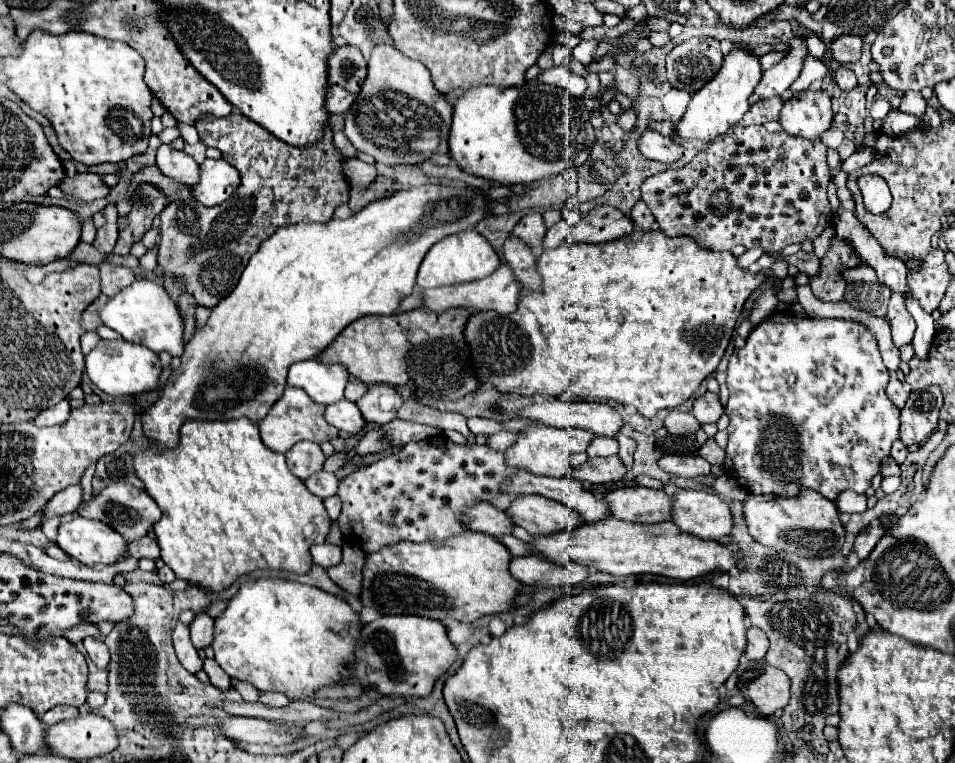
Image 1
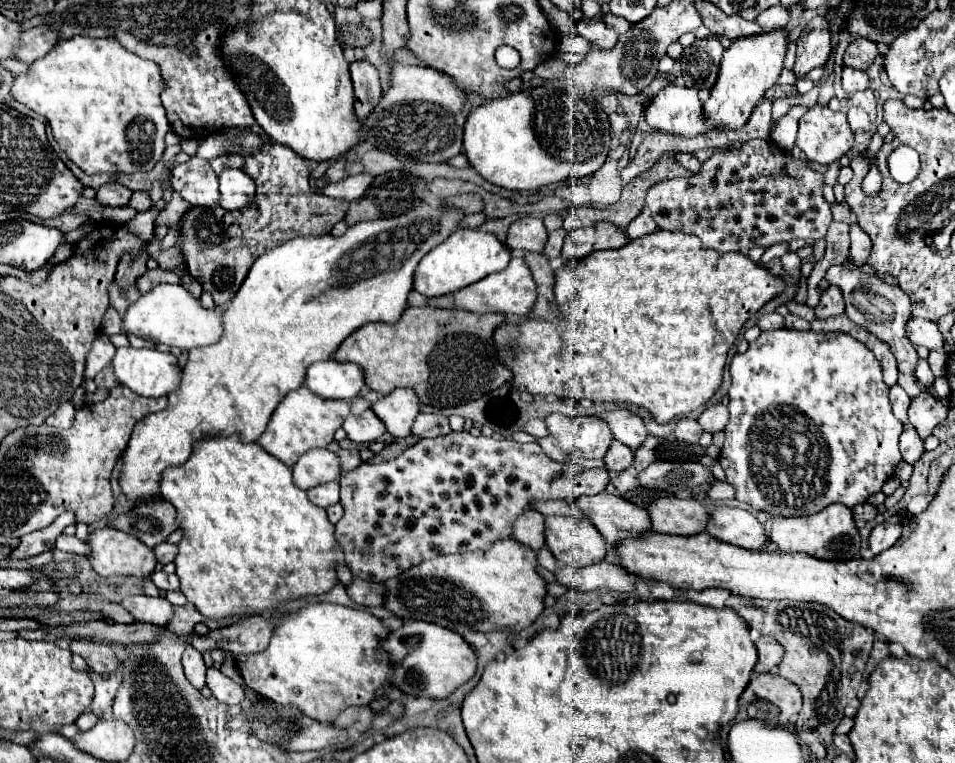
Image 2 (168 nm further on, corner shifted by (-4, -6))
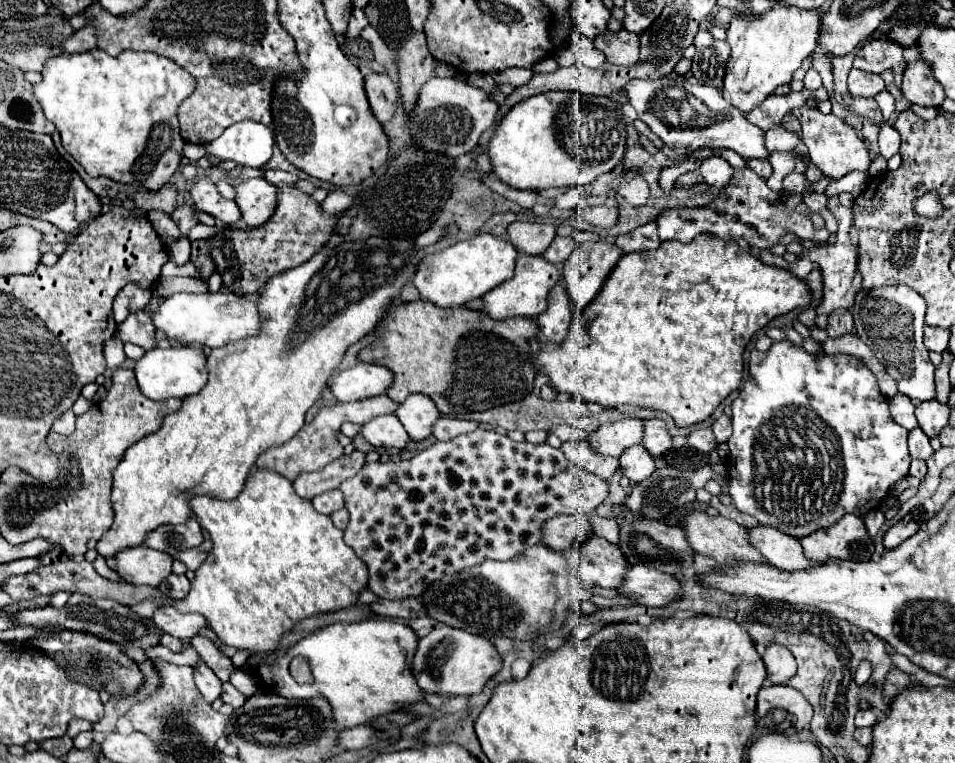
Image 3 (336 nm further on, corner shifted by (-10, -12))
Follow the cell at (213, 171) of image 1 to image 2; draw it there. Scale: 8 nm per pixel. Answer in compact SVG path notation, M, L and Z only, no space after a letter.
M225 168L219 176L219 184L221 184L219 206L223 206L225 210L241 210L255 200L255 182L243 170Z

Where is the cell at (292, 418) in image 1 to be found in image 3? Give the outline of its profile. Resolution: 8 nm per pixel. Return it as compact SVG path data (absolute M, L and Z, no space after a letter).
M387 394L373 396L373 398L367 398L367 400L359 400L359 402L337 402L337 404L333 404L333 406L321 406L311 422L307 422L307 424L305 424L291 440L287 440L285 444L265 450L265 452L257 458L255 466L257 466L257 468L267 468L267 470L279 472L279 474L283 474L287 480L293 482L299 474L321 470L323 466L327 466L329 462L333 462L335 458L341 456L343 448L341 448L341 444L339 444L339 440L337 440L337 434L339 434L339 428L341 428L343 422L361 422L361 424L367 424L367 422L369 422L371 418L375 418L375 416L393 414L395 408L397 408L397 402L393 402Z

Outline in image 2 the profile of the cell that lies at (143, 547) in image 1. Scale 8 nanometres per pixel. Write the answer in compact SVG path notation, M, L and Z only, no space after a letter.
M161 542L161 544L155 546L153 550L155 550L155 556L157 556L157 562L161 562L161 564L169 564L169 562L173 562L175 556L177 556L177 544Z

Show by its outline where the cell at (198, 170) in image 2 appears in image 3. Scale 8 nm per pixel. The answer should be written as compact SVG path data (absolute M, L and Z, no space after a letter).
M199 176L189 186L189 194L193 198L197 212L207 212L225 224L237 224L241 220L241 212L237 204L231 200L225 200L217 192L217 186L209 176Z

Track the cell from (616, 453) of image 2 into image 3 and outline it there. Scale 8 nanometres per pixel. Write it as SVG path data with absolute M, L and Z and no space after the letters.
M641 446L627 448L627 452L623 452L623 456L619 458L619 462L621 462L621 472L631 482L641 482L647 476L651 476L653 470L655 470L651 454L645 448L641 448Z

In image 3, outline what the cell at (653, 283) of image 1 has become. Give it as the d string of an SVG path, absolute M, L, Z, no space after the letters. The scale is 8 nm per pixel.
M701 234L697 236L699 240L693 240L689 244L677 242L677 240L667 240L661 242L661 246L657 250L651 252L631 252L625 254L619 264L615 264L615 268L611 270L611 276L607 278L607 284L603 284L603 292L599 292L599 296L595 296L595 300L591 300L591 304L575 314L577 322L573 322L571 332L567 334L567 338L561 344L535 344L531 350L531 362L535 366L537 372L545 374L549 378L549 386L557 392L557 394L571 394L571 396L579 396L585 402L595 402L607 408L615 408L615 406L635 406L635 408L649 408L649 410L661 410L665 414L669 414L675 420L675 426L691 426L697 422L707 420L715 408L733 392L739 388L741 384L741 372L743 372L743 350L747 346L747 342L751 340L751 336L763 328L767 322L771 322L775 316L779 314L787 314L793 308L805 308L811 302L811 292L807 288L807 284L803 280L799 280L795 274L791 274L789 270L781 270L775 266L767 266L763 264L757 256L745 252L743 248L739 248L737 242L723 242L717 240L709 234Z

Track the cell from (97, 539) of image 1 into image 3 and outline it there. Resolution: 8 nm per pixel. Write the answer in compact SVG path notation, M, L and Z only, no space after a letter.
M145 544L119 550L115 554L117 574L135 586L159 586L163 578L171 574L173 558L159 550L147 548Z

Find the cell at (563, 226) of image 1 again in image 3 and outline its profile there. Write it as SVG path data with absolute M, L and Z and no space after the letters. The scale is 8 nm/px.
M557 236L557 238L551 242L551 246L547 248L547 252L545 252L543 256L545 256L547 262L551 262L551 264L555 264L555 266L563 266L565 260L571 256L571 252L573 252L575 248L577 248L577 242L575 242L571 236L567 236L567 238Z

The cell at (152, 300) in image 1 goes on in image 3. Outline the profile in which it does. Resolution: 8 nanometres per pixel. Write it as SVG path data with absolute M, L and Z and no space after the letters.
M231 292L217 294L173 294L165 298L159 308L151 314L155 330L165 332L167 340L175 340L181 346L201 344L207 348L221 348L225 344L237 342L241 338L259 332L259 310L255 302L245 296L233 296Z

